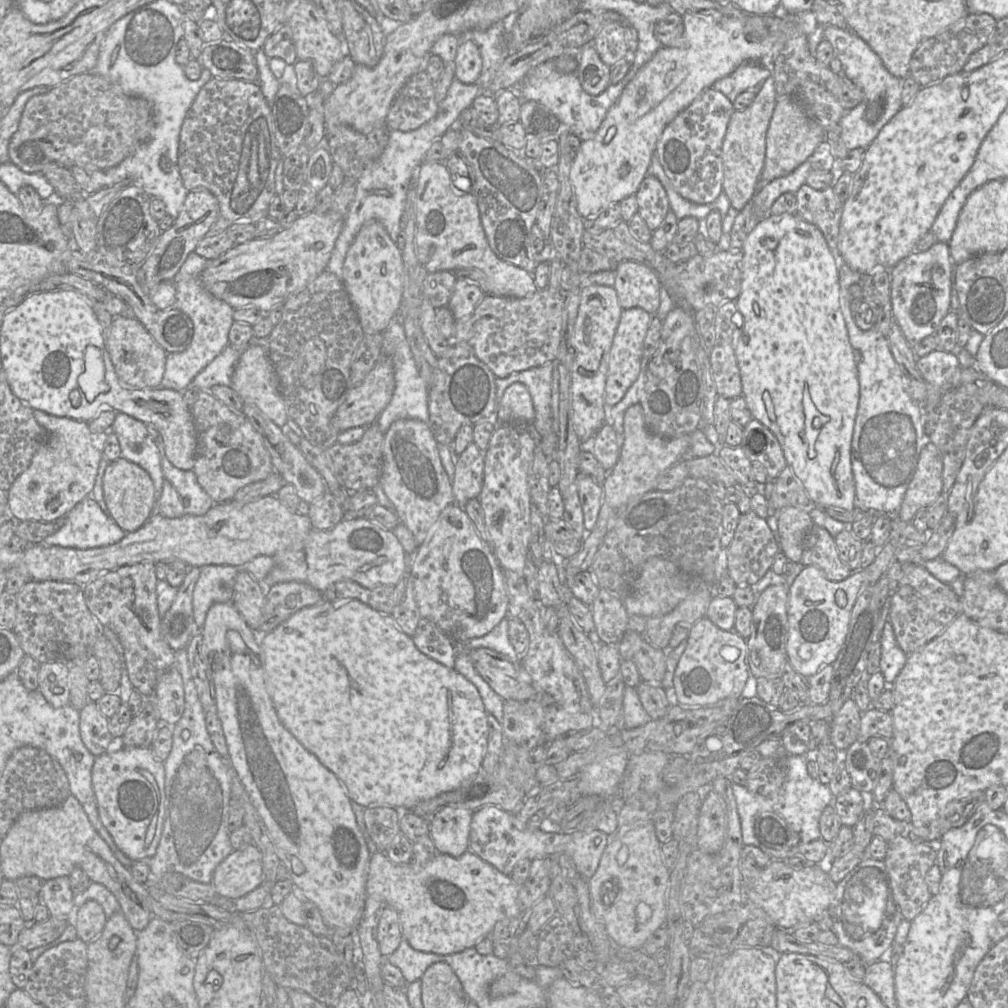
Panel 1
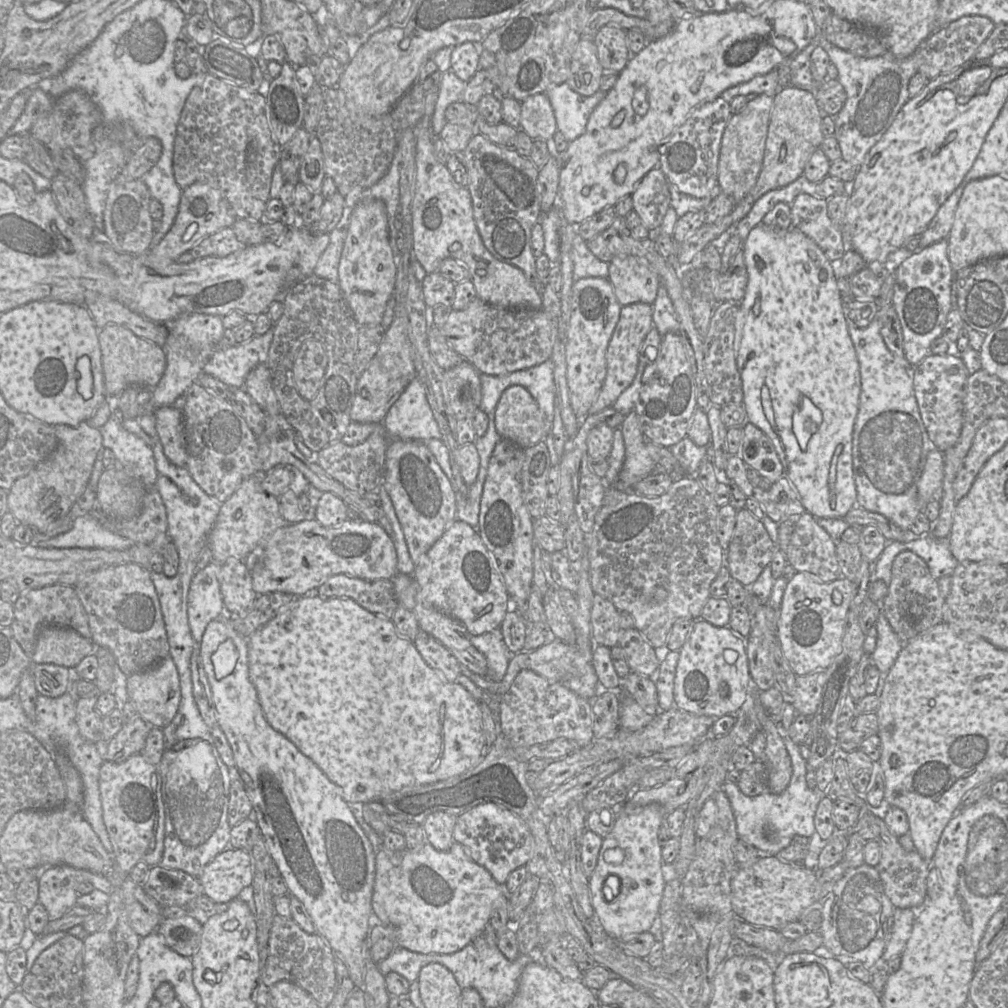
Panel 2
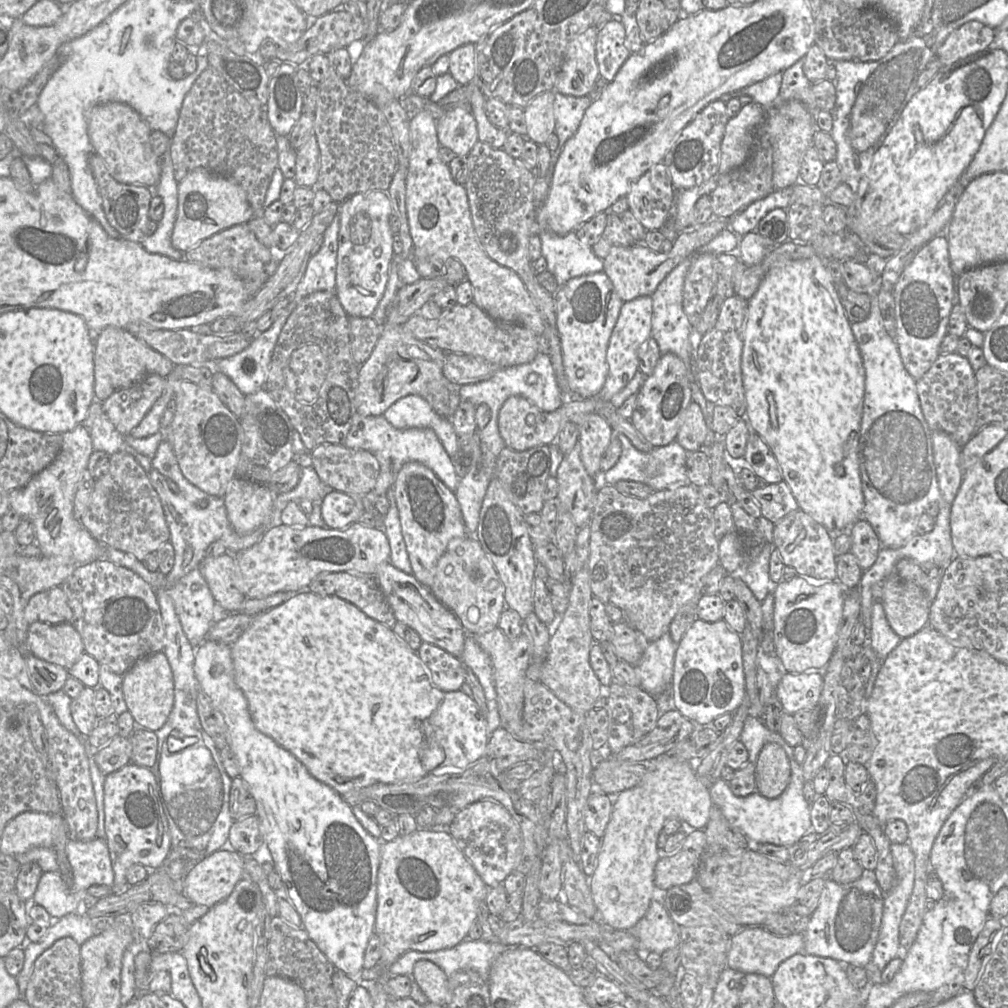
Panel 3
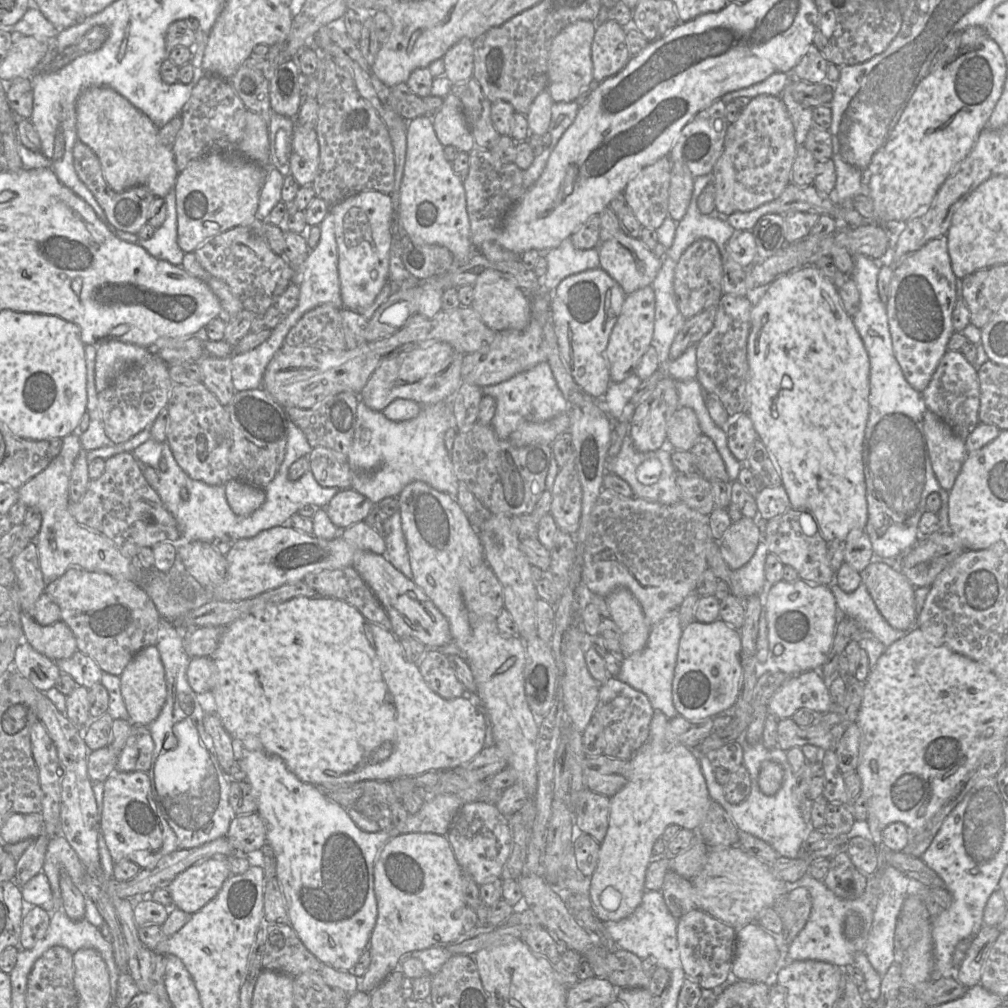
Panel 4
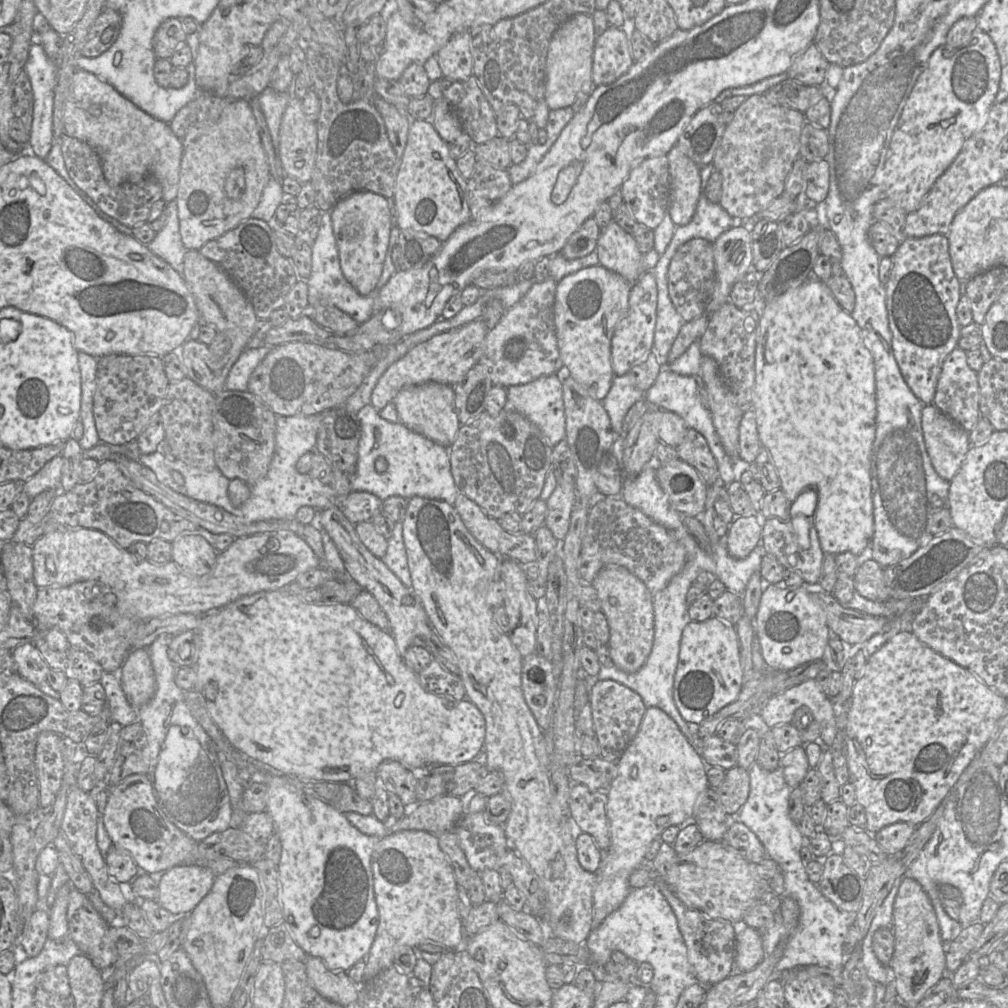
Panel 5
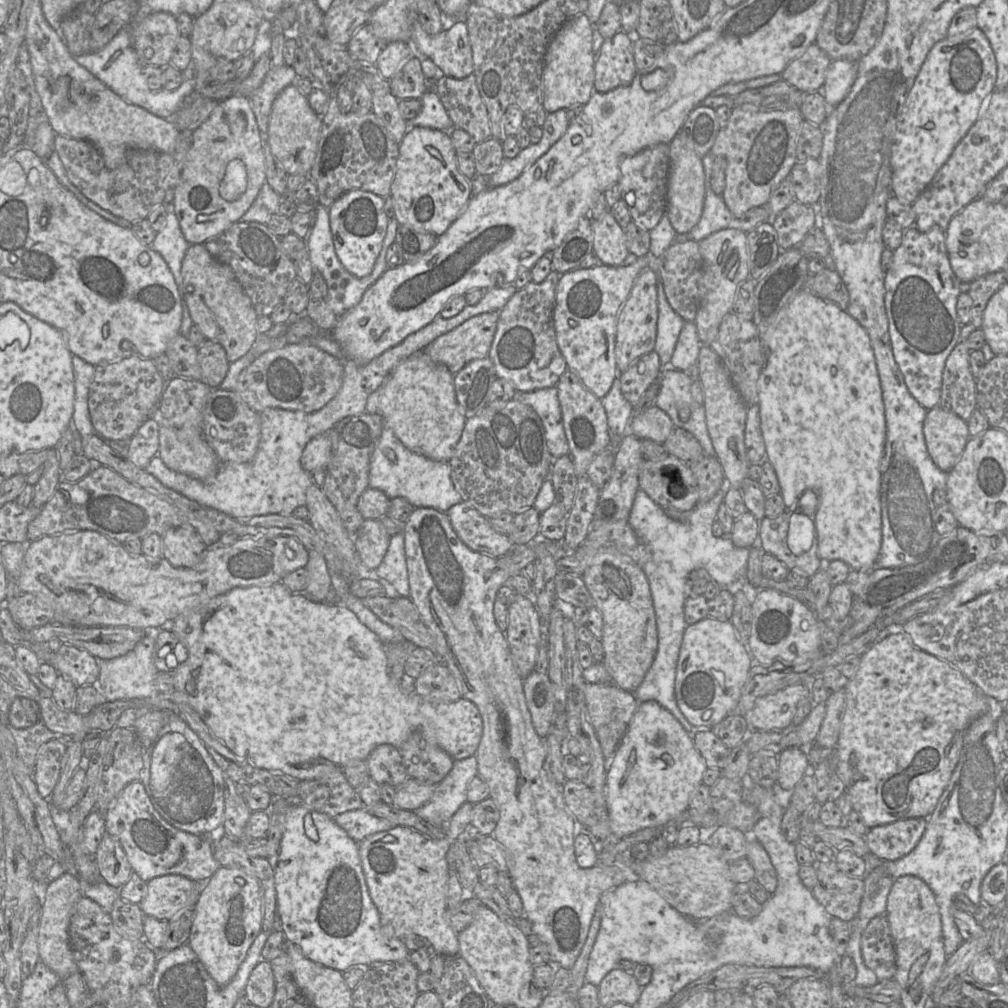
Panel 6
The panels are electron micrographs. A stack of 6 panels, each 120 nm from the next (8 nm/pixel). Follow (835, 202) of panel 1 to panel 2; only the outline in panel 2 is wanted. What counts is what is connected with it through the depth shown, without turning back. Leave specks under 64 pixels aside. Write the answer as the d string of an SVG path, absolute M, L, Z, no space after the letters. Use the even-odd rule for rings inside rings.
M811 188L801 192L791 205L792 227L812 239L832 263L845 254L844 233L828 215L828 200L817 197Z

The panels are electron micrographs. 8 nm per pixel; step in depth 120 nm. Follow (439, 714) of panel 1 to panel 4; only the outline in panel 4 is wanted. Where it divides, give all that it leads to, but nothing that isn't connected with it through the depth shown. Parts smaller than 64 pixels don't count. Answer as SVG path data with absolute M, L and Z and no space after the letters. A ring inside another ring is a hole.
M299 596L283 603L268 604L224 627L217 648L210 655L212 672L209 686L216 703L216 714L232 738L242 741L249 734L257 736L264 751L281 758L301 781L314 786L362 780L393 780L429 771L453 770L467 764L484 748L486 725L481 702L464 697L445 699L431 690L423 679L418 664L406 659L399 640L391 630L369 621L357 608L341 599Z

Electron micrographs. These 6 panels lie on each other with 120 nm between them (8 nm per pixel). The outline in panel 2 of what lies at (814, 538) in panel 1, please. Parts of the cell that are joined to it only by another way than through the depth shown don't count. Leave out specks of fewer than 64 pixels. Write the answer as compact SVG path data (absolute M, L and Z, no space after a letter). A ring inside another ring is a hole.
M804 512L794 519L794 530L789 545L785 552L785 558L797 572L810 572L817 575L823 582L832 582L844 578L836 556L836 540L818 525L815 517Z

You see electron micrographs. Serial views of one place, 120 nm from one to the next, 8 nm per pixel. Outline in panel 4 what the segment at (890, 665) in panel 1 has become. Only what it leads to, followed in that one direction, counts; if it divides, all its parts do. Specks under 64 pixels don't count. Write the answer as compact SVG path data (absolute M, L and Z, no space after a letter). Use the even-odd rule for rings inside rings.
M835 582L826 586L830 587L840 614L854 619L885 647L908 634L908 631L897 630L889 625L863 583L852 593L844 592Z

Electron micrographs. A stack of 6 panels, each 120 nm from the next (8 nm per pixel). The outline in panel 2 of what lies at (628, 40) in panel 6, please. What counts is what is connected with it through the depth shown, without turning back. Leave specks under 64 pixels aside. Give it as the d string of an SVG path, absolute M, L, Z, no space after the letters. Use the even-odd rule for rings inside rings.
M608 24L596 33L593 41L603 69L620 73L632 55L628 48L627 31L615 24Z

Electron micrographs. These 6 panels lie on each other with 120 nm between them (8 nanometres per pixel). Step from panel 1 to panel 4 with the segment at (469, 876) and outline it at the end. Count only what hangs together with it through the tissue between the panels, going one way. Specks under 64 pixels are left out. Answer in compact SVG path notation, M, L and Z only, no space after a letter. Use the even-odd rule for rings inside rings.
M416 832L389 840L374 866L377 921L368 945L370 965L358 982L358 977L350 971L340 971L322 963L319 973L325 982L349 996L357 991L370 993L392 971L399 969L404 954L445 946L456 940L464 932L462 913L467 905L463 876L464 872L445 835Z

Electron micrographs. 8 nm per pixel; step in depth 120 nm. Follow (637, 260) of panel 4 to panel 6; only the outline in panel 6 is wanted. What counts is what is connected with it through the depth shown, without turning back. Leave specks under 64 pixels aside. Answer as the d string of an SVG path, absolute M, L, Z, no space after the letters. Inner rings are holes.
M611 210L591 220L593 230L593 253L602 264L619 266L629 260L626 234L614 218Z

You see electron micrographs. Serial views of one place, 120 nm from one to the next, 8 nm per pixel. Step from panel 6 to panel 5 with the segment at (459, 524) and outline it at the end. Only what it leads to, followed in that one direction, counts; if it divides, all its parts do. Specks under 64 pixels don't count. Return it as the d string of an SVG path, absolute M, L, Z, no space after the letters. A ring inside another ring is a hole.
M459 493L453 506L468 531L487 550L520 564L536 561L536 541L533 534L508 533L498 520L488 516L480 506L462 493Z

